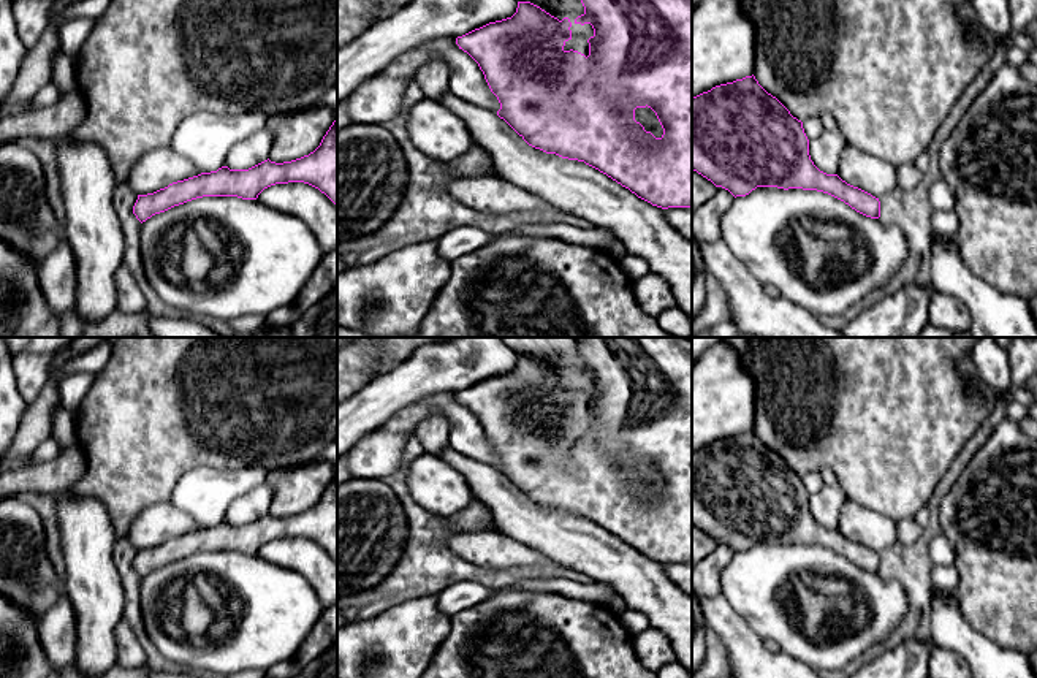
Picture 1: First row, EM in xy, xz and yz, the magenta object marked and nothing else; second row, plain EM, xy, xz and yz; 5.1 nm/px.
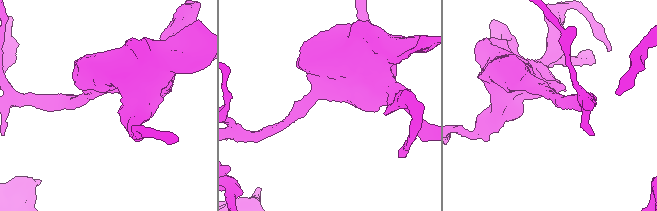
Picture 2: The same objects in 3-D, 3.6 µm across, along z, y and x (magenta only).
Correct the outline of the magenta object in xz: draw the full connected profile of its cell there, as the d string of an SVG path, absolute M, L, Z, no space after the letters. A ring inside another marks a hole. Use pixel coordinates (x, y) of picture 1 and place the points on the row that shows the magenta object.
M581 0L584 13L575 19L575 24L591 24L594 35L587 40L589 55L578 51L565 51L564 46L572 40L572 22L568 17L559 21L540 6L530 2L518 2L516 13L511 17L489 22L456 38L459 49L467 52L480 67L491 92L497 97L500 109L497 116L503 119L529 146L546 154L556 154L562 158L584 162L586 165L606 174L622 187L629 189L638 198L652 206L690 208L692 206L692 0ZM636 108L651 108L663 135L655 138L651 131L635 120Z

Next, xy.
M337 116L320 146L301 158L275 163L269 158L249 168L217 171L177 181L154 193L138 195L133 214L142 223L155 214L203 196L256 200L275 184L304 182L325 193L337 206Z

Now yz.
M754 74L716 86L692 98L692 170L735 198L746 196L757 187L817 190L866 217L880 217L879 198L814 165L803 122L768 93Z

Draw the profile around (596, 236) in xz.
M526 223L511 231L503 233L502 236L535 236L535 238L556 238L564 242L570 242L575 246L586 246L591 249L602 249L605 250L616 236L602 227L591 227L591 228L578 228L567 223Z

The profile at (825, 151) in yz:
M841 130L823 131L820 136L809 139L809 155L814 165L826 173L836 174L839 168L839 158L847 147L847 139Z

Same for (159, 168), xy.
M171 147L152 149L131 166L125 184L136 195L154 193L173 182L201 174L188 160Z

